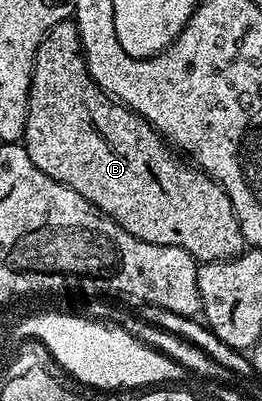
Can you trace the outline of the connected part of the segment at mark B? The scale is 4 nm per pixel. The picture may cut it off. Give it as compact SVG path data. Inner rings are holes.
M69 18L58 22L58 26L50 29L46 34L46 38L42 38L42 42L38 46L38 54L32 67L32 81L30 82L30 94L28 95L28 113L26 114L26 126L24 127L22 143L24 149L30 154L30 162L34 162L34 166L38 166L38 170L42 170L42 174L54 178L54 182L62 182L62 186L70 186L70 190L74 190L78 194L82 194L82 198L86 198L86 202L90 202L102 214L106 214L114 222L118 222L118 226L122 226L122 230L134 234L134 238L145 240L151 244L178 246L182 250L189 252L198 262L232 260L245 251L244 235L240 229L238 218L234 214L234 206L230 202L224 187L217 180L213 180L205 172L200 171L199 168L195 166L187 168L183 164L185 161L173 151L168 141L156 129L151 128L137 112L130 111L125 104L121 104L120 101L114 100L111 96L105 94L90 78L88 67L84 61L84 51L80 45L80 35L76 29L75 19Z

